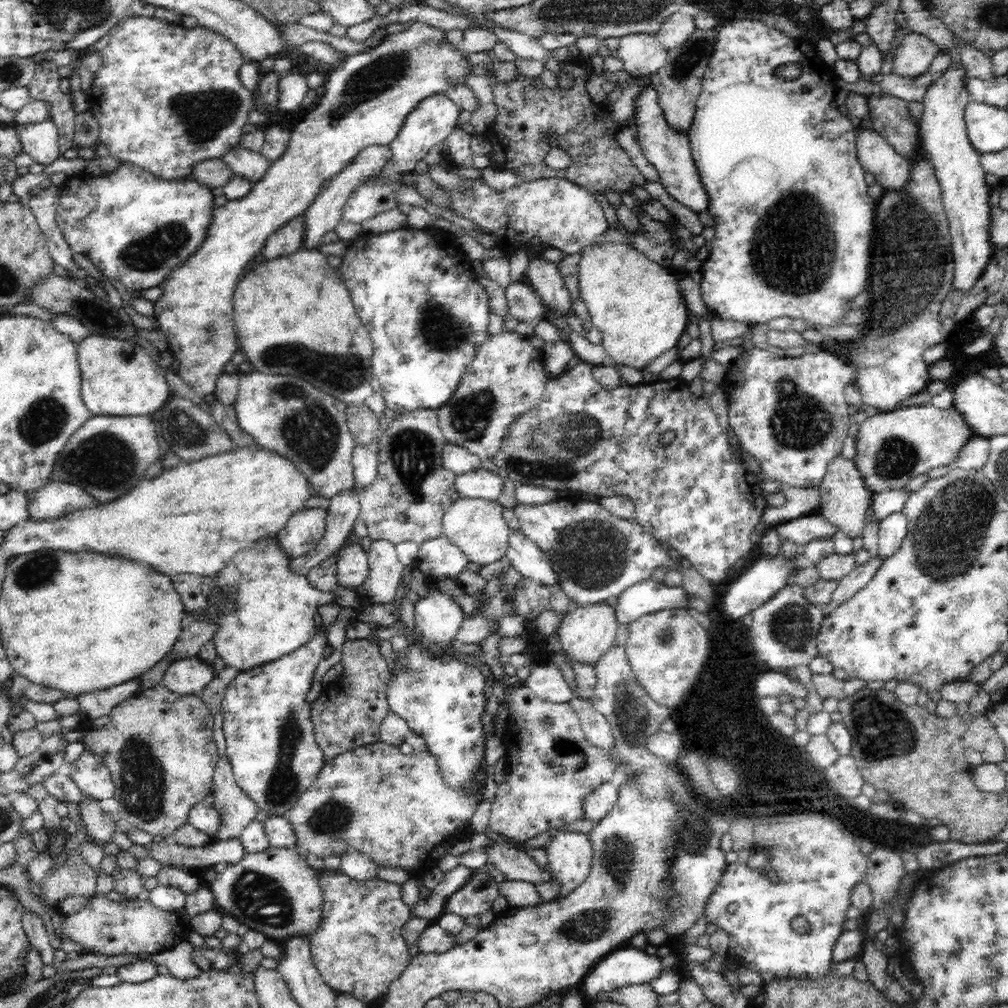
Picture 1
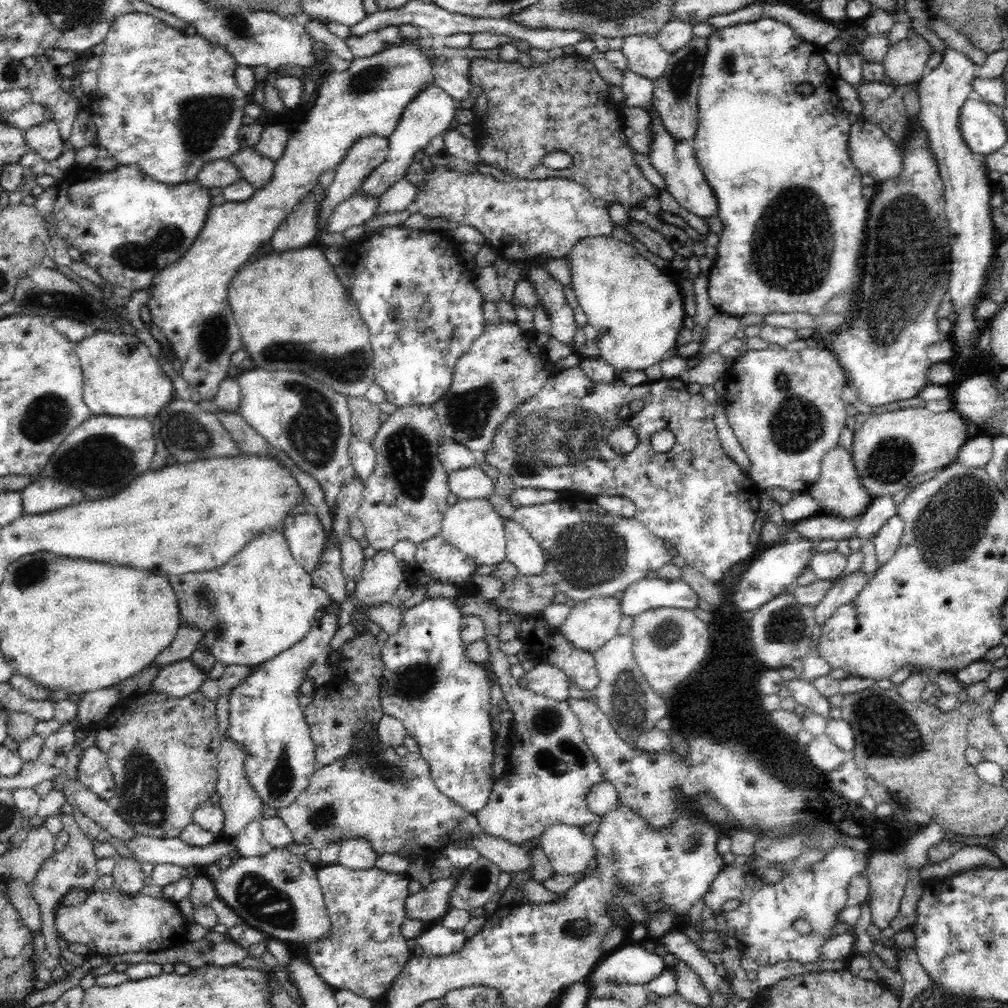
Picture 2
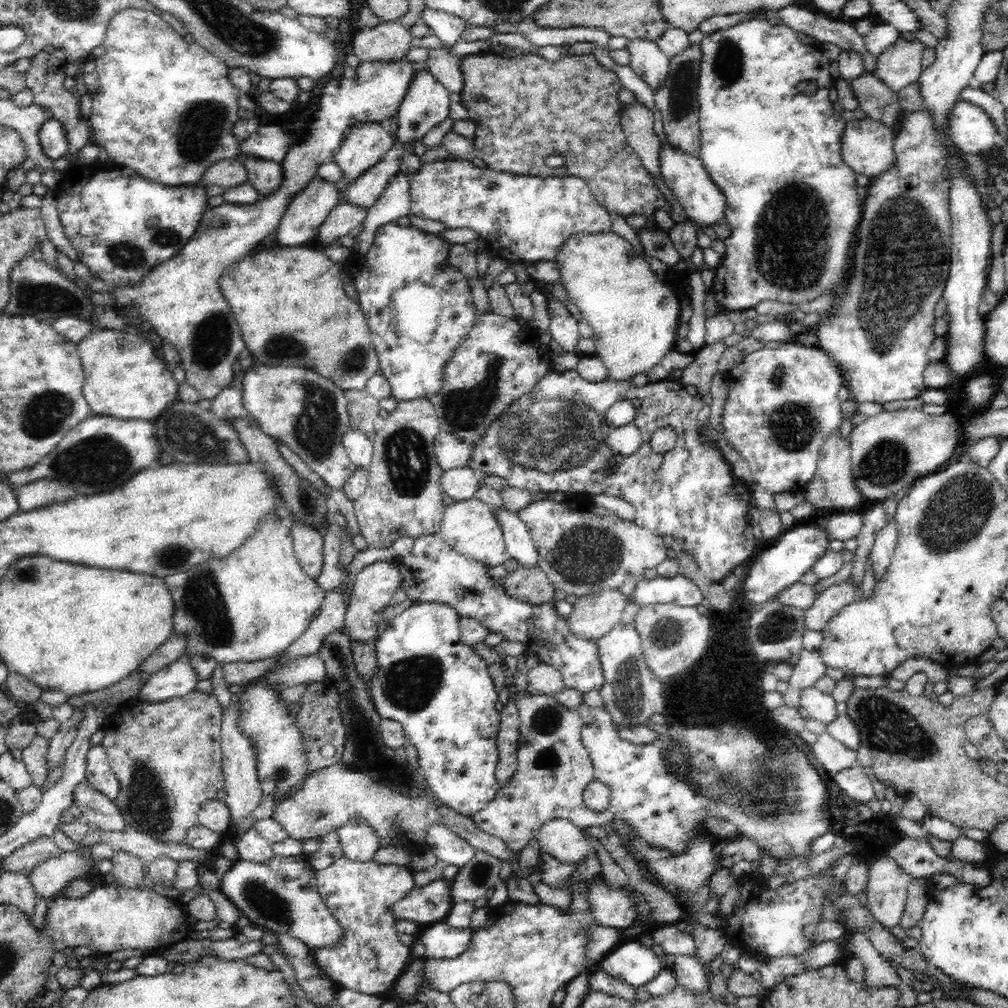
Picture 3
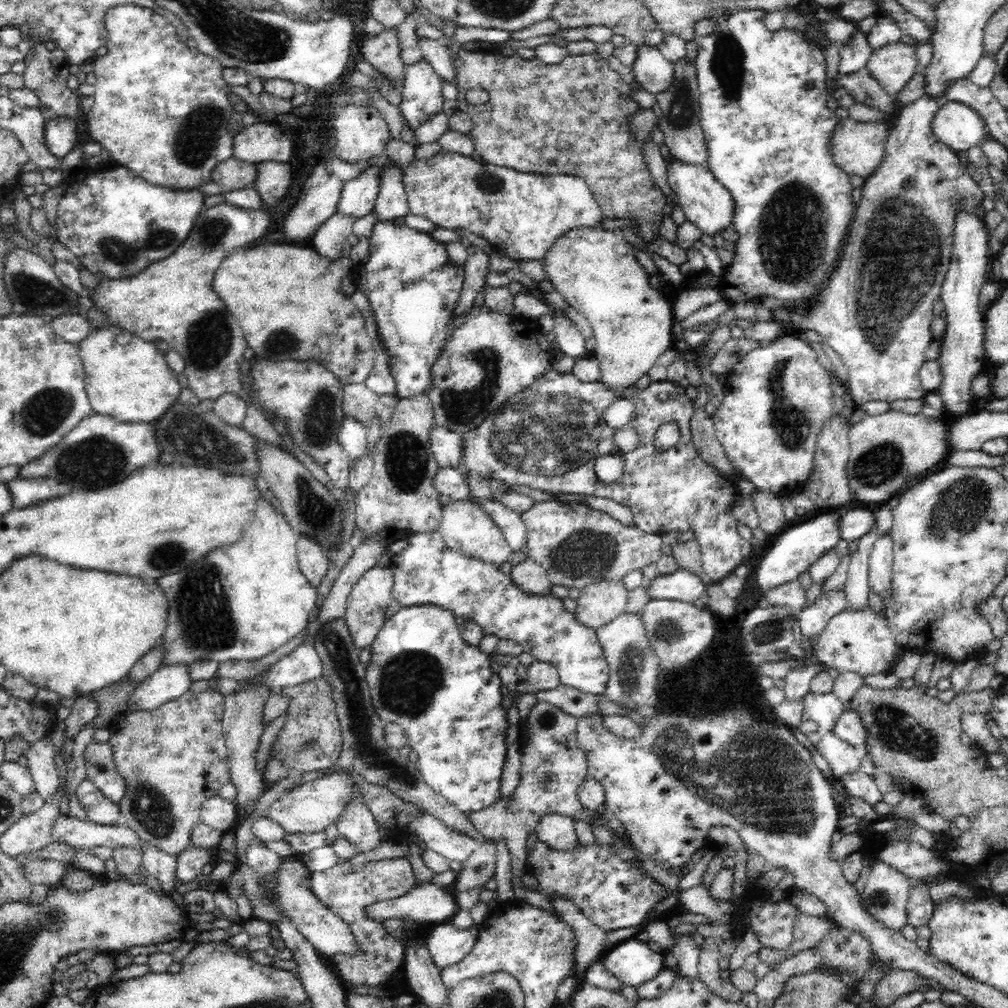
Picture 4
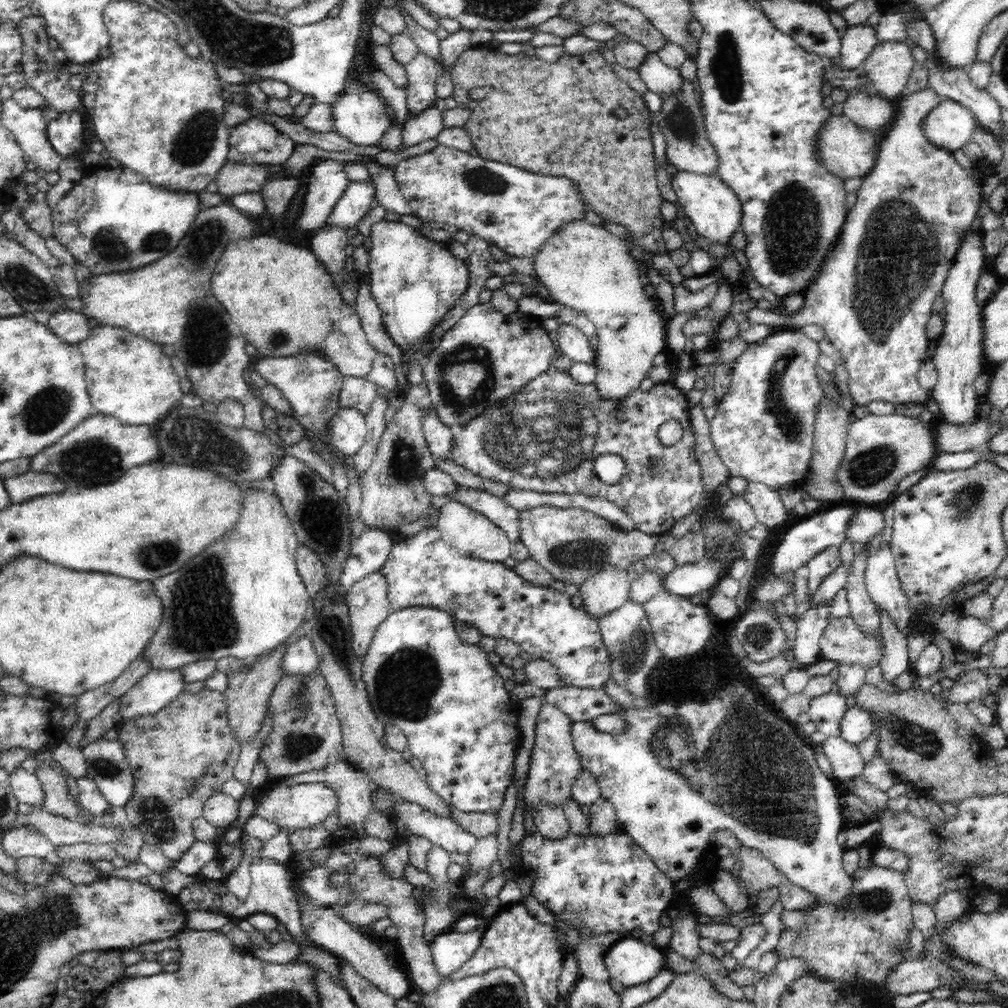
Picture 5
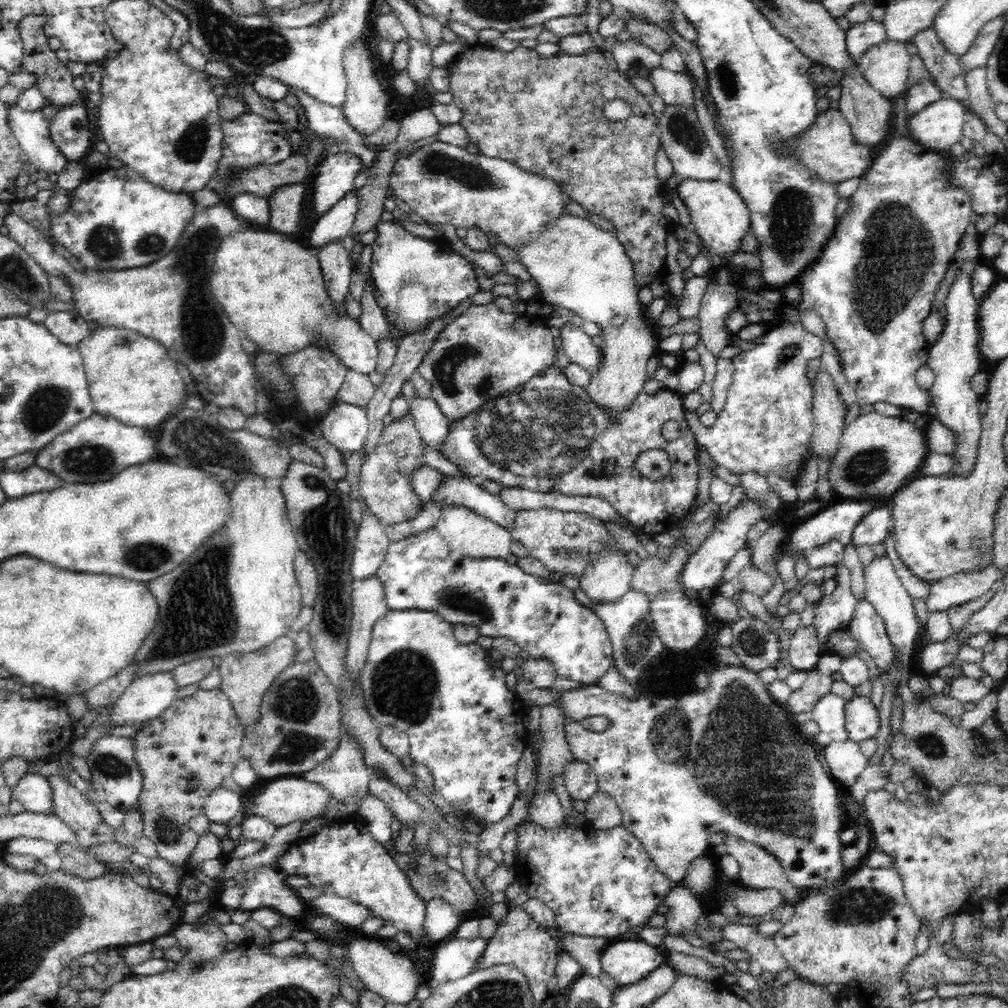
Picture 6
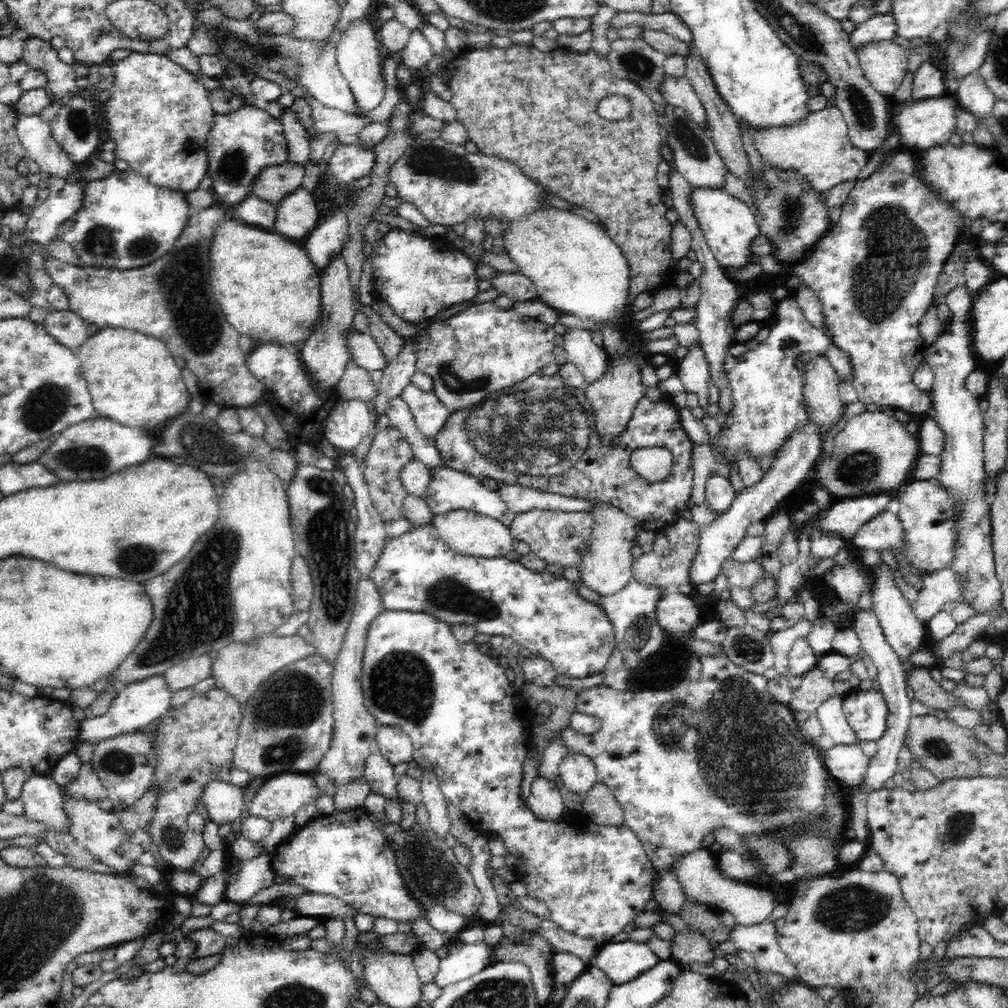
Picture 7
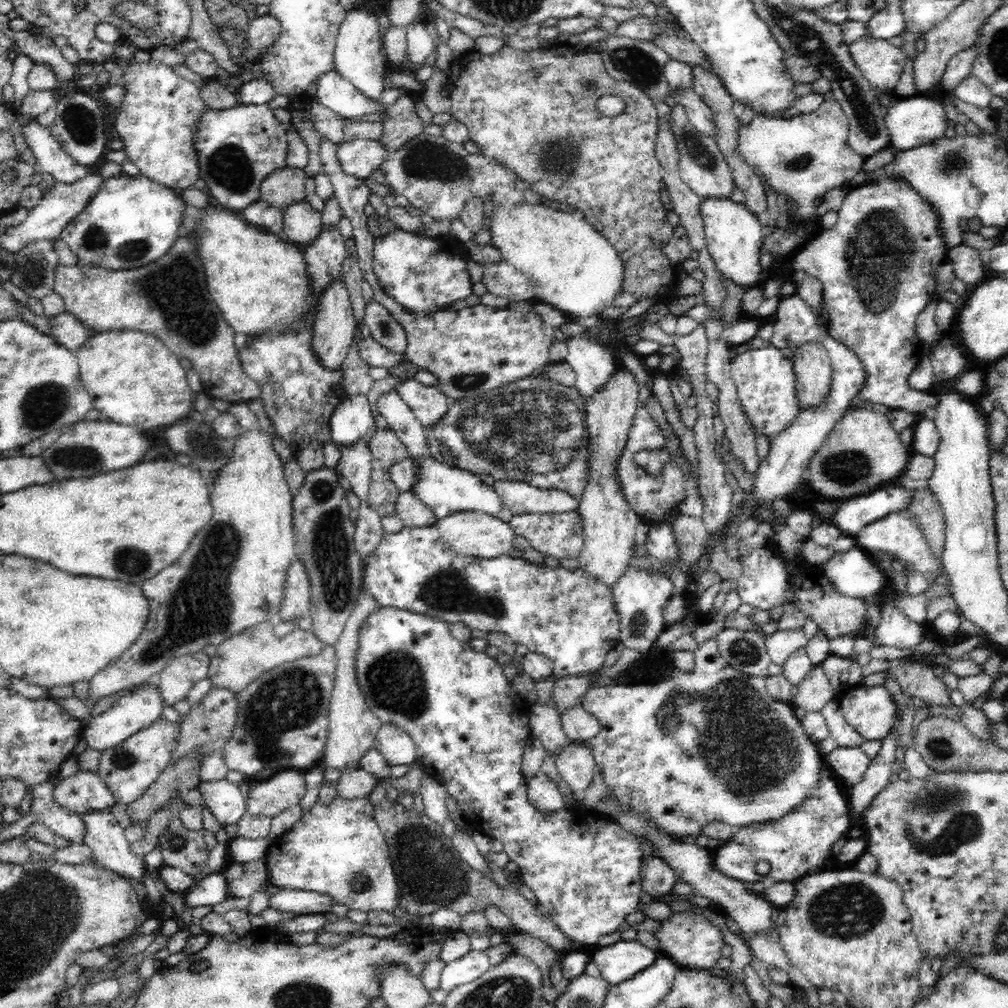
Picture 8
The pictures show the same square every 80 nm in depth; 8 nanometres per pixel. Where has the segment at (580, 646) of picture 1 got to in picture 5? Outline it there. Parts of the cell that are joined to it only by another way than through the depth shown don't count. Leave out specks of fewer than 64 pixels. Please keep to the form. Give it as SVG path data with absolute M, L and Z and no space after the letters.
M612 566L600 569L579 586L578 594L583 601L581 607L599 621L606 613L612 613L629 601L630 587L628 570Z

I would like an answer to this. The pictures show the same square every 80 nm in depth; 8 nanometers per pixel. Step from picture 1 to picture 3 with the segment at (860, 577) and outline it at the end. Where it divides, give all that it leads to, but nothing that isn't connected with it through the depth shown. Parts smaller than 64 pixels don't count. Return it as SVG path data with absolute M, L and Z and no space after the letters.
M848 579L836 586L830 586L820 593L814 605L806 610L804 627L809 630L822 630L826 623L836 616L844 606L857 600L855 582Z

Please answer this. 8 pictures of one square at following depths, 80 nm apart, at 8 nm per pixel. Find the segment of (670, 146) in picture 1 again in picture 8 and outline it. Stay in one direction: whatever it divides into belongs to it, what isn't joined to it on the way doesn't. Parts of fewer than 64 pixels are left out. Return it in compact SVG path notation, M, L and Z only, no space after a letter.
M702 199L700 212L705 230L705 246L709 258L716 263L724 278L744 288L754 286L761 276L768 272L759 265L765 229L754 214L743 204L728 199Z

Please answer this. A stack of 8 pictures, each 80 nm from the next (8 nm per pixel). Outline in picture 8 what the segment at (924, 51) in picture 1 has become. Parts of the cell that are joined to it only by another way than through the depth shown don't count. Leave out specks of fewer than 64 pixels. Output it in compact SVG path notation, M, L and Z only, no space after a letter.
M862 37L849 45L853 63L874 90L894 90L898 84L907 54L888 40Z

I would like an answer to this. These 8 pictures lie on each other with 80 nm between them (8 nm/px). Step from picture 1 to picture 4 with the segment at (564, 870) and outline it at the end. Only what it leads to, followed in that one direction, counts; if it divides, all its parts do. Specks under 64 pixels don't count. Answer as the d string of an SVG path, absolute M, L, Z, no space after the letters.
M546 813L537 822L537 839L554 849L568 849L578 840L574 831L574 821L560 813Z

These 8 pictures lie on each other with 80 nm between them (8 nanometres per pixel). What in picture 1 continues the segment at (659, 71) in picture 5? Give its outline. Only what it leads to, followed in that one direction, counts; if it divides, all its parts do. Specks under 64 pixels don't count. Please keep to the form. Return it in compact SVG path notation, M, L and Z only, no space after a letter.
M627 34L619 38L617 56L630 78L650 78L666 63L668 50L653 34Z

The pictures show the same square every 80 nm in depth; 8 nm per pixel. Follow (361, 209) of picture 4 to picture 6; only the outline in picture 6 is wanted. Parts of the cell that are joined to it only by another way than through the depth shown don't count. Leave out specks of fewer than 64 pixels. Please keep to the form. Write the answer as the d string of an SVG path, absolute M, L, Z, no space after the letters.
M356 188L350 190L344 198L313 224L312 231L309 232L309 243L314 250L320 252L320 248L338 242L350 233L361 202L360 192L361 190Z

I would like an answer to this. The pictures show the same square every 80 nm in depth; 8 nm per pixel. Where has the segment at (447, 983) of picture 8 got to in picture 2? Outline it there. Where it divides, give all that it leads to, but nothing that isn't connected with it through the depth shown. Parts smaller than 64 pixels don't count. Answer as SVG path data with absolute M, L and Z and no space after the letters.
M440 922L428 925L416 939L417 944L422 946L424 953L436 956L452 954L460 950L468 940L462 930L460 932L450 930L442 926Z

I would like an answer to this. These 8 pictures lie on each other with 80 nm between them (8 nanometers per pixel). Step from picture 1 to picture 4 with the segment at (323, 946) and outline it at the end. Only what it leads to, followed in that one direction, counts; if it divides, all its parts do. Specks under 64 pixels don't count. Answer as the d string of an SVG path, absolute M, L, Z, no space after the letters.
M395 857L370 861L354 867L350 859L339 859L338 864L332 868L322 869L320 872L310 872L309 887L312 894L320 900L325 907L335 912L344 922L348 923L355 939L360 941L362 952L356 955L321 955L322 960L334 970L344 982L354 981L355 984L375 985L383 988L385 982L393 972L400 972L404 962L404 942L393 938L384 921L374 921L366 917L368 904L404 896L411 888L417 886L416 877L412 873L410 861L406 857Z

